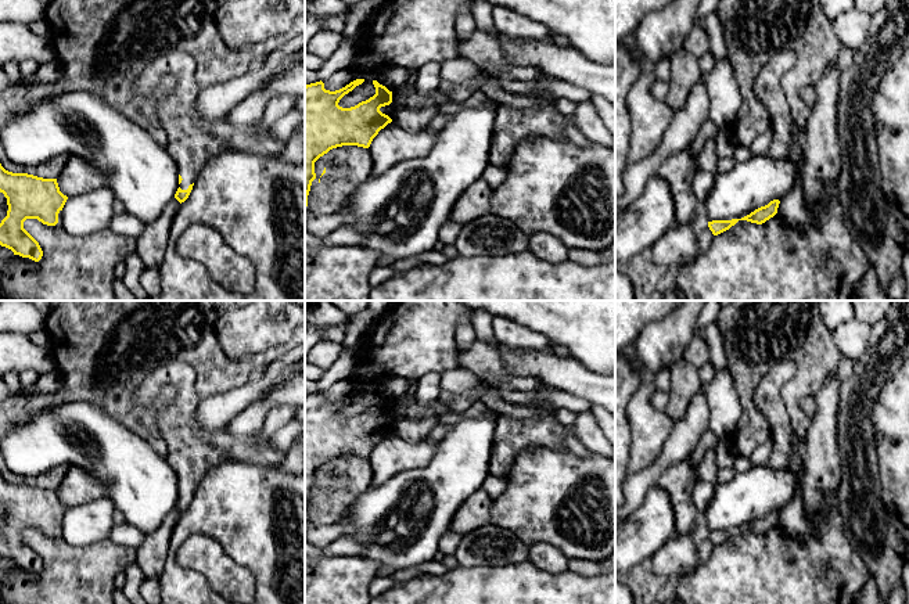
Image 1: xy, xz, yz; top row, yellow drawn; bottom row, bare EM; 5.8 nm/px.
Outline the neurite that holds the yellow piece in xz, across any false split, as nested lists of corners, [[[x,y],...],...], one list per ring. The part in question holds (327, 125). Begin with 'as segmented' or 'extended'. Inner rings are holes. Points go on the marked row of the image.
as segmented | [[[356,79],[335,91],[326,90],[321,80],[305,86],[305,211],[316,179],[315,162],[337,147],[369,148],[378,132],[392,122],[380,111],[392,103],[392,91],[377,80],[373,80],[376,94],[369,100],[351,108],[338,105],[345,94],[363,82]]]

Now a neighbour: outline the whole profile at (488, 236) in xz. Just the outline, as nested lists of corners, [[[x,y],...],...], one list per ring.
[[[488,213],[461,224],[453,245],[460,256],[507,256],[527,251],[529,236],[511,220]]]

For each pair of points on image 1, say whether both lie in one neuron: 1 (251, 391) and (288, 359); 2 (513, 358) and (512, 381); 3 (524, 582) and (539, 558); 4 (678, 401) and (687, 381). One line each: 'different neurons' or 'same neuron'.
1: same neuron
2: different neurons
3: different neurons
4: same neuron

